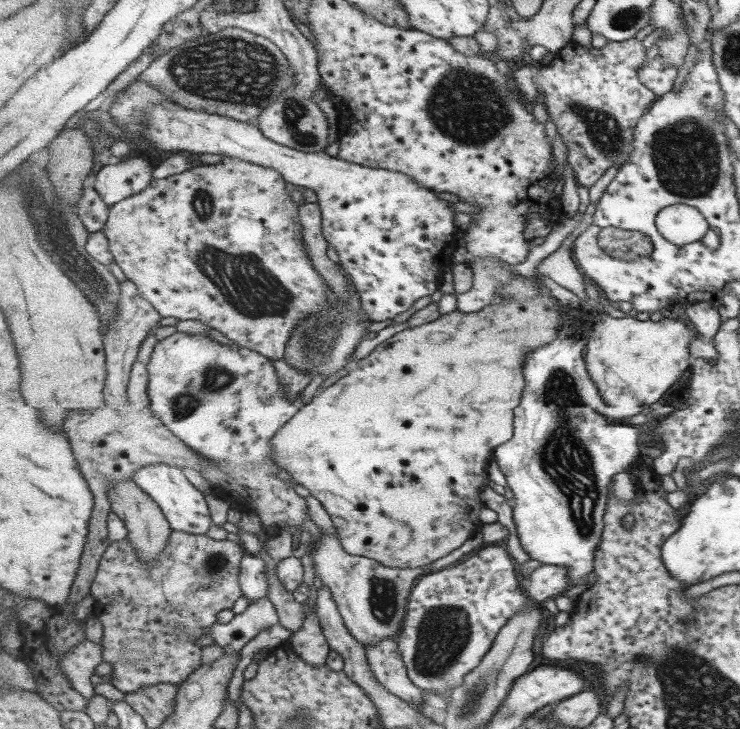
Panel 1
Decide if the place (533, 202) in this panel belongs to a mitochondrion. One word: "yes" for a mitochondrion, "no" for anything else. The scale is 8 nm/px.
no

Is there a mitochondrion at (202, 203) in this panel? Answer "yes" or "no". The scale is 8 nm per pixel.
yes

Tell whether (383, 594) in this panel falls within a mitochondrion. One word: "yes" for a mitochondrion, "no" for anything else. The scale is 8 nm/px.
yes

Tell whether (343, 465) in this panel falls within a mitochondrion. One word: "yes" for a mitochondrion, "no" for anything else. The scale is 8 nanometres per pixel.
yes

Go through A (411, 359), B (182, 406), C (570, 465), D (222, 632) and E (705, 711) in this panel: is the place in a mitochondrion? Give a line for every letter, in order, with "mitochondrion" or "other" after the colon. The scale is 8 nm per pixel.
A: other
B: mitochondrion
C: mitochondrion
D: other
E: mitochondrion

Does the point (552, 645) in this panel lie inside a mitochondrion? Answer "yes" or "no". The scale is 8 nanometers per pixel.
no

